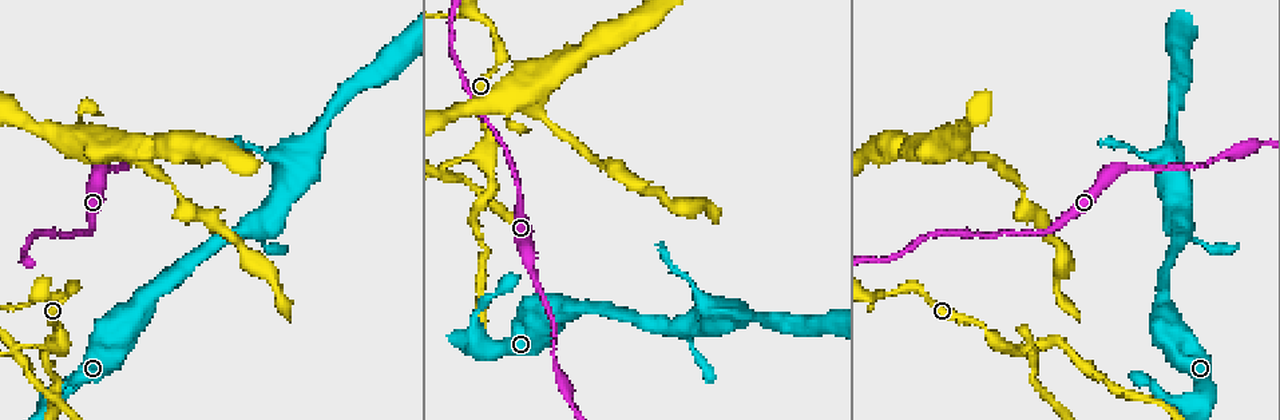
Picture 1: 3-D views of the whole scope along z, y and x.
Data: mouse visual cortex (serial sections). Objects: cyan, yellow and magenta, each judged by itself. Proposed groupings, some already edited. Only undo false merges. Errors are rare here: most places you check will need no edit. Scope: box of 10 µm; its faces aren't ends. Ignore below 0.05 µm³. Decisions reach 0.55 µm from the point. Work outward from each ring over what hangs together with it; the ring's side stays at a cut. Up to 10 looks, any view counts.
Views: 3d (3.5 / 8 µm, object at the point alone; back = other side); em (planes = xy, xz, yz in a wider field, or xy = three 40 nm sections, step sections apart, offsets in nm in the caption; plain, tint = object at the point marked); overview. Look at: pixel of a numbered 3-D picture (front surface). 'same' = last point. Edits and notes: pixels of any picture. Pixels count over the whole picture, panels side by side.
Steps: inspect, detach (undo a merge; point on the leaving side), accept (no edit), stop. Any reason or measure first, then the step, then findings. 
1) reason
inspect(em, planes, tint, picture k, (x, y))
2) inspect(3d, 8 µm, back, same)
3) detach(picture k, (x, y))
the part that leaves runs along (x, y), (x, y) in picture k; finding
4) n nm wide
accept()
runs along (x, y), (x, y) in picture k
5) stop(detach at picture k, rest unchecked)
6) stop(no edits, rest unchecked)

thick turns thin
inspect(3d, 3.5 µm, picture 1, (145, 304))

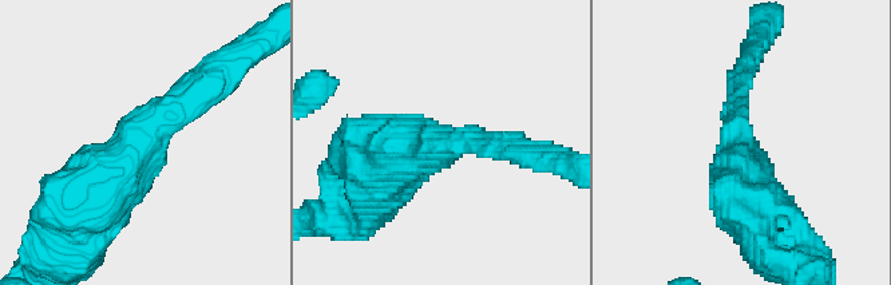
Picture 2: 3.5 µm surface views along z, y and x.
need the tissue
inspect(em, xy, step 2, tint, picture 2, (439, 141))

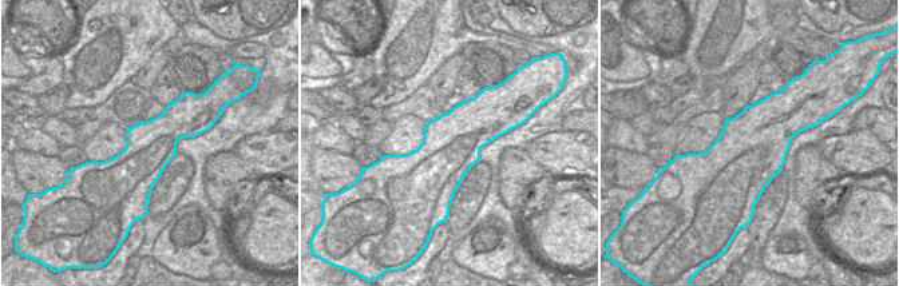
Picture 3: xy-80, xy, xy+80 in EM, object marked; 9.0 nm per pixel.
inspect(em, xy, step 1, tint, same)

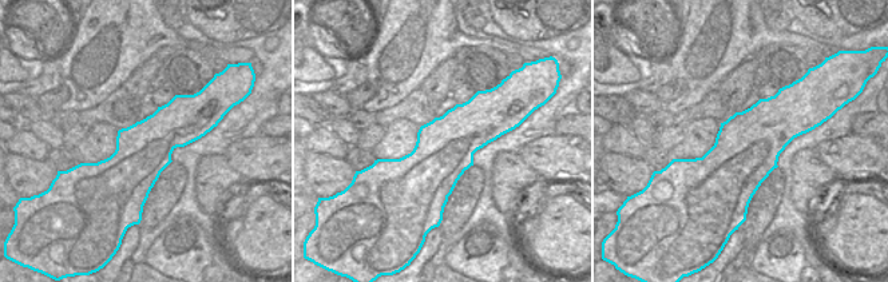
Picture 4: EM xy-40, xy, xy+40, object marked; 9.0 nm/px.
accept()
runs along (83, 209), (190, 94), (210, 86) in picture 2; one cell here

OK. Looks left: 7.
four-way junction
inspect(3d, 3.5 µm, back, picture 1, (455, 163))

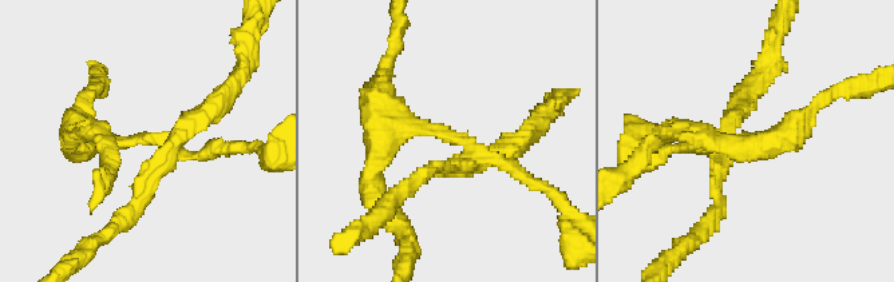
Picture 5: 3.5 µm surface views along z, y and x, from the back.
4 arms; arms of 150, 150, 250, 350 nm
inspect(em, xy, step 2, tint, picture 5, (446, 137))

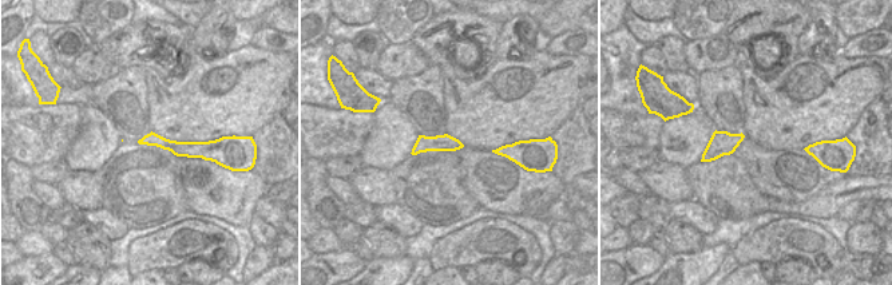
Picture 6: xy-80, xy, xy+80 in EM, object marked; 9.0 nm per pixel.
another direction
inspect(em, xy, step 1, tint, same)

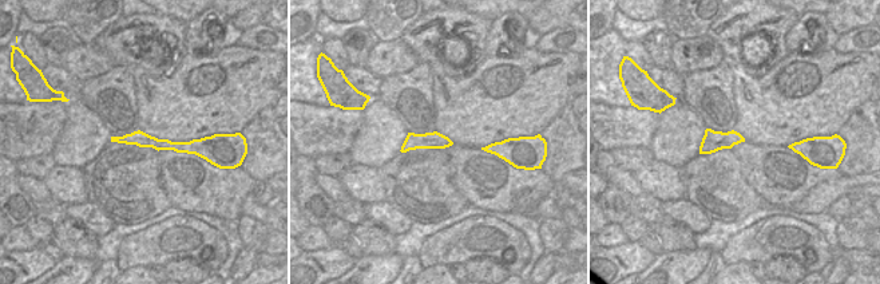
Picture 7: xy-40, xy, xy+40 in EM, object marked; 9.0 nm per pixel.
detach(picture 5, (139, 181))
the part that leaves runs along (170, 147), (130, 214), (93, 242) in picture 5; a second cell is stuck on

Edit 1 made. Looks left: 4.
sharp bend
inspect(3d, 3.5 µm, picture 1, (889, 296))

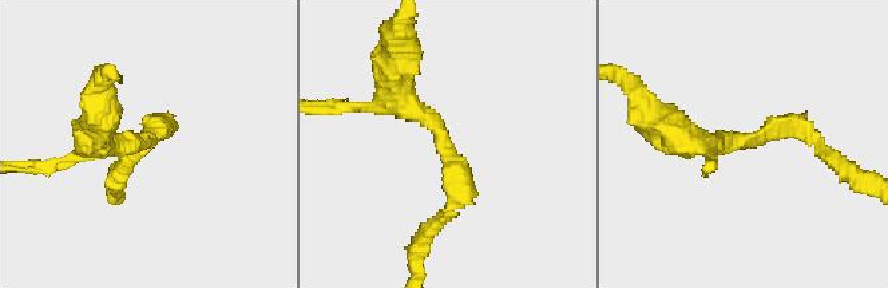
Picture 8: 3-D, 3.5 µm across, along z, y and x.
arms of 200, 250 nm; need the tissue
inspect(em, xy, step 1, tint, picture 8, (748, 139))

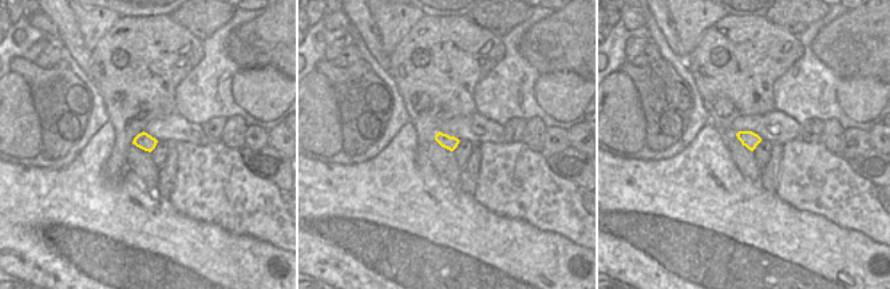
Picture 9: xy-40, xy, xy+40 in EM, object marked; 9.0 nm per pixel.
accept()
runs along (446, 217), (459, 169), (397, 79) in picture 8; continuous, no second cell

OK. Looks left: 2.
calibre changes
inspect(3d, 3.5 µm, back, picture 1, (533, 276))

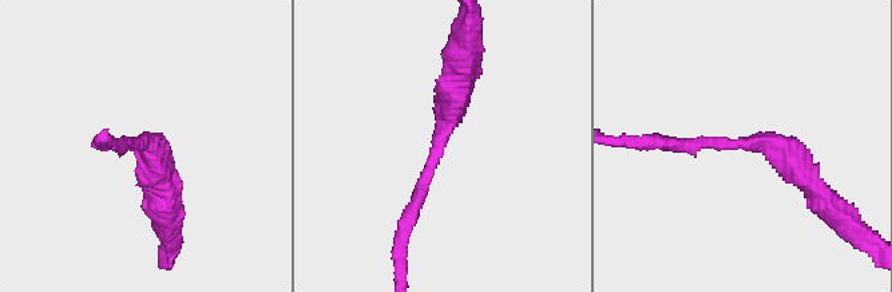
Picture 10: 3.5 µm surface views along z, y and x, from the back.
accept()
runs along (462, 74), (448, 129), (403, 228) in picture 10; one cell here

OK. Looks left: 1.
stop(detach at picture 5, rest unchecked)

